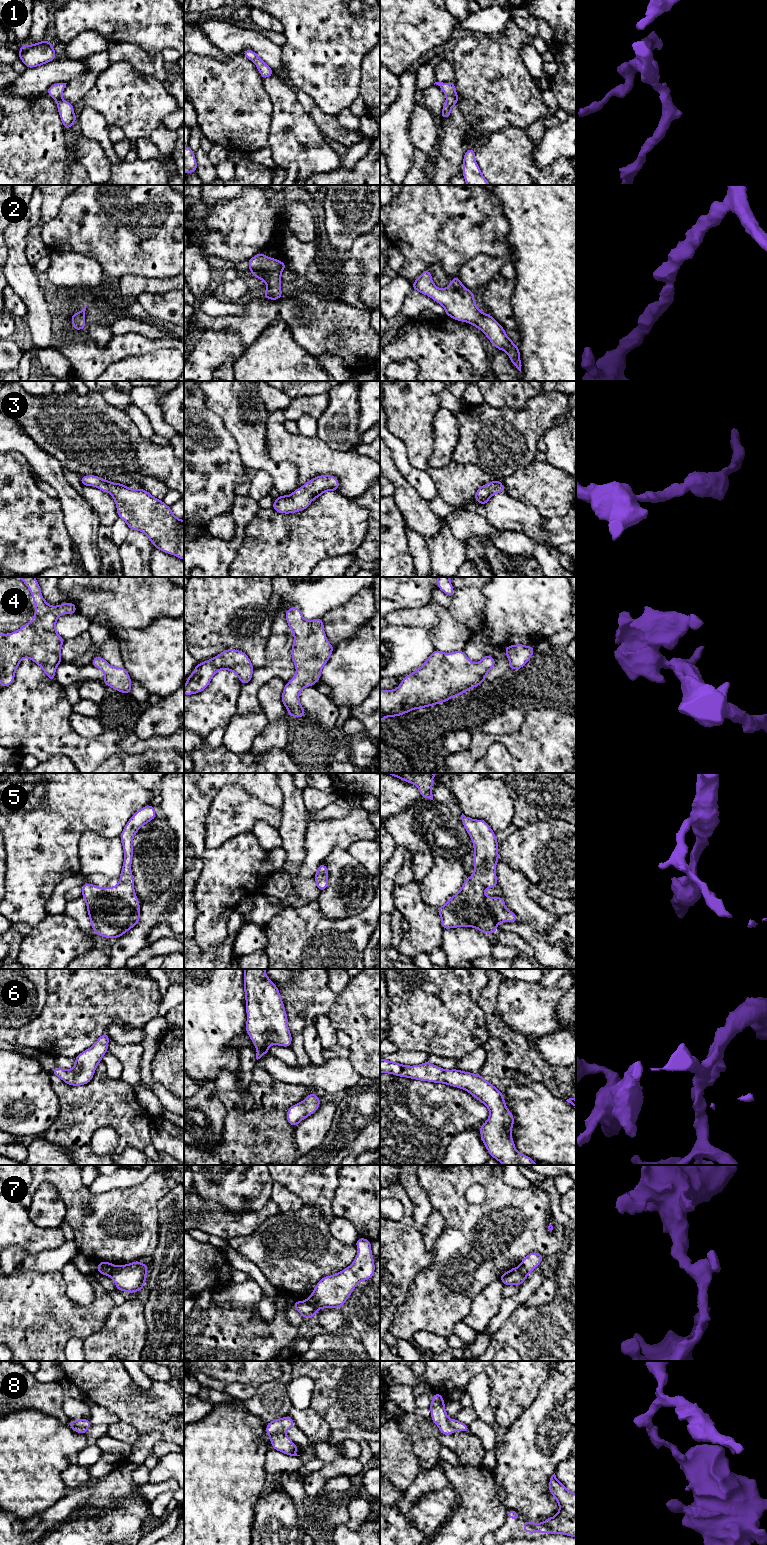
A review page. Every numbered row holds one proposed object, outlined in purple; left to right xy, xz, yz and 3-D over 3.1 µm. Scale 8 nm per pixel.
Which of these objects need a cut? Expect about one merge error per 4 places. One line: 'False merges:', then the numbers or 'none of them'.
False merges: 7

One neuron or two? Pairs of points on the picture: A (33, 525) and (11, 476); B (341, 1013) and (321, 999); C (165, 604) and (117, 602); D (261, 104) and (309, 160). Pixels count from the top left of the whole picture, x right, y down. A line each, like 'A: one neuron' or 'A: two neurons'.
A: one neuron
B: two neurons
C: one neuron
D: two neurons

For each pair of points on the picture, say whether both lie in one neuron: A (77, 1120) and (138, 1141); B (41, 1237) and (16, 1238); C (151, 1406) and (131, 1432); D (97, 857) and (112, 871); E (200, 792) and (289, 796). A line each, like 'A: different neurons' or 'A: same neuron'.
A: same neuron
B: same neuron
C: different neurons
D: same neuron
E: different neurons

